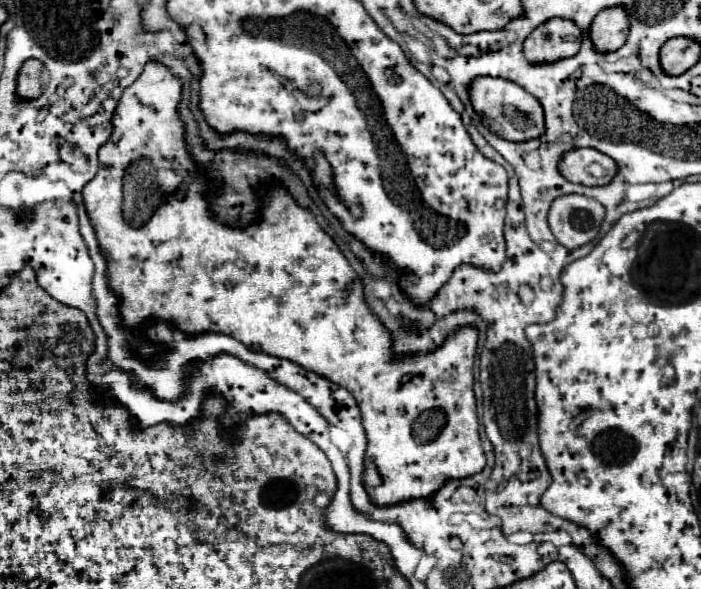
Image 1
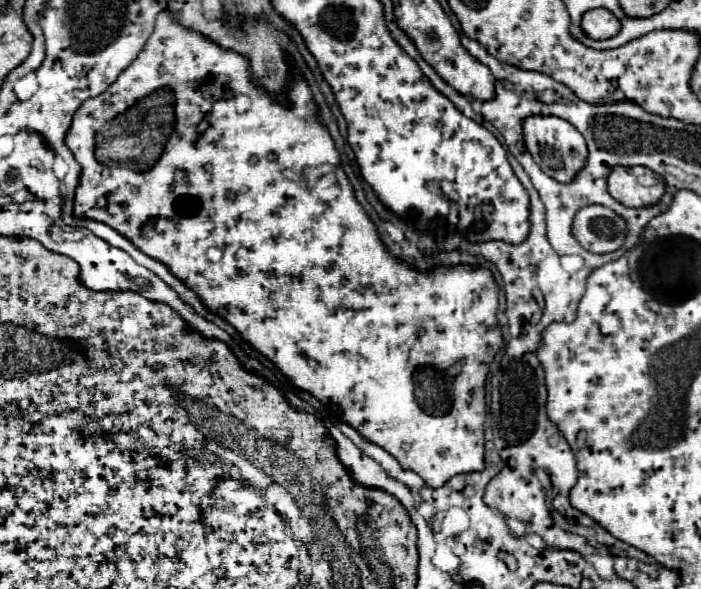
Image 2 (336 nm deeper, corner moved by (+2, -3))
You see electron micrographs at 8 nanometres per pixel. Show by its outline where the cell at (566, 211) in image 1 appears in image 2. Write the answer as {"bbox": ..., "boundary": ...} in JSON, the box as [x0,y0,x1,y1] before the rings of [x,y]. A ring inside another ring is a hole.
{"bbox":[573,205,625,253],"boundary":[[[587,205],[573,219],[573,235],[591,253],[609,253],[623,245],[625,221],[603,205]]]}

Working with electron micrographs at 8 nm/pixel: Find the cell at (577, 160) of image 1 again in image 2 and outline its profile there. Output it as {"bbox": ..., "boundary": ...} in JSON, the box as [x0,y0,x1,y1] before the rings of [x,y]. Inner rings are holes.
{"bbox":[607,167,665,207],"boundary":[[[613,167],[607,177],[613,199],[627,207],[647,207],[659,201],[665,191],[663,179],[647,167]]]}

